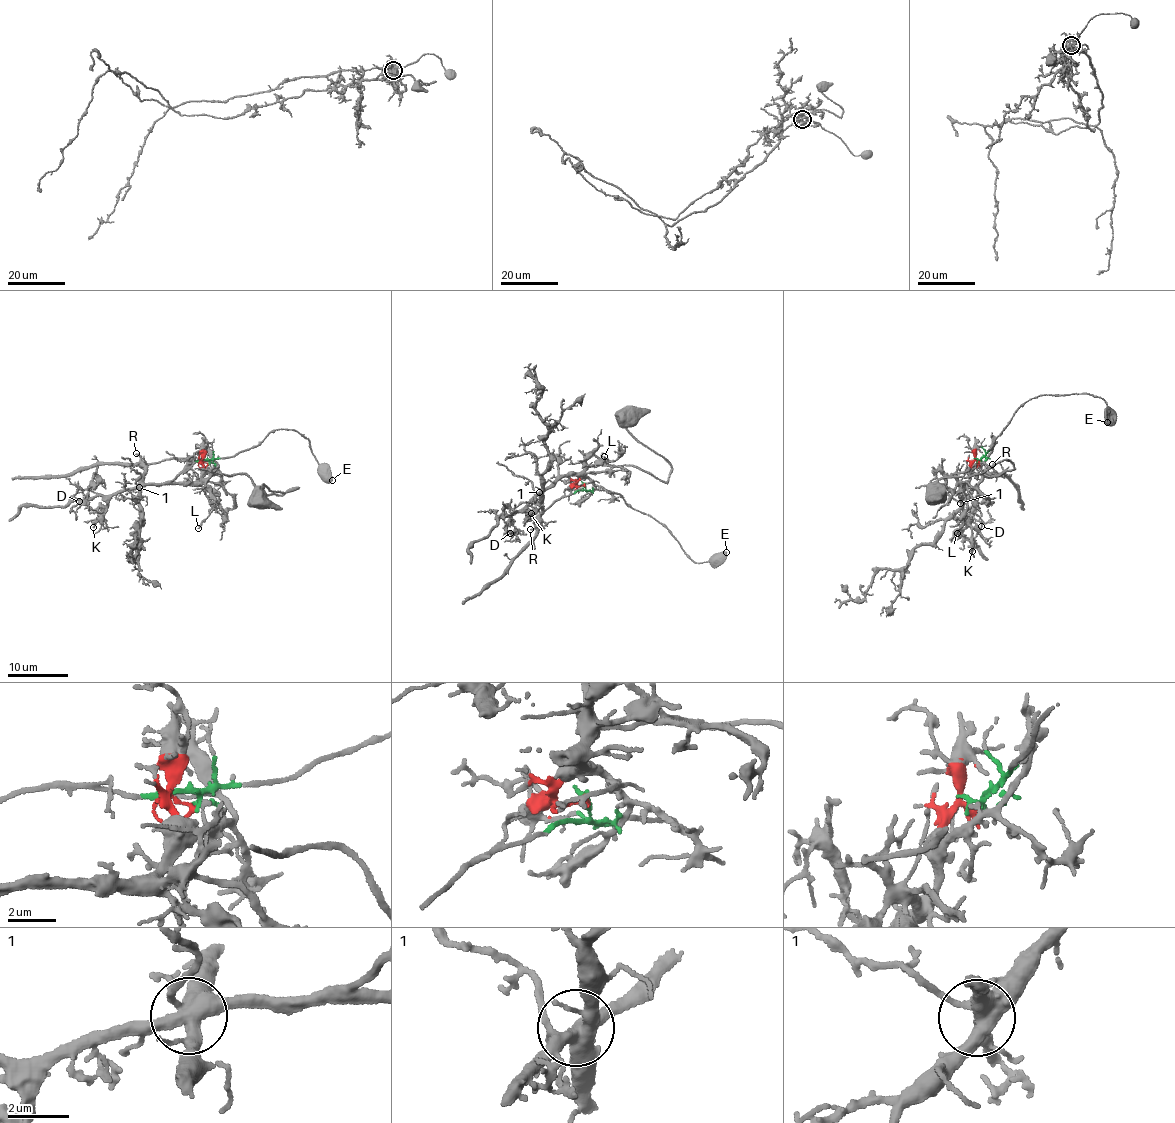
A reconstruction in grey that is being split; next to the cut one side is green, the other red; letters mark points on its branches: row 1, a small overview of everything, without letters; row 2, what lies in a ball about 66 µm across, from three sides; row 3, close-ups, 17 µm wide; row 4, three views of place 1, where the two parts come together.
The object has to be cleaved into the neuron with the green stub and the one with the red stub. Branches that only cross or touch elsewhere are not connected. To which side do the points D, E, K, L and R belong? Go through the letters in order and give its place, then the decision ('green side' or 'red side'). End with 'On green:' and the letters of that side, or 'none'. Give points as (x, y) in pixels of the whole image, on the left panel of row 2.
D: place (79, 501); red side
E: place (332, 480); green side
K: place (93, 527); red side
L: place (198, 528); red side
R: place (136, 453); green side
On green: E, R

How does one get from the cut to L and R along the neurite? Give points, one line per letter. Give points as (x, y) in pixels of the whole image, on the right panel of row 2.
L: (979, 460), (972, 461), (970, 479), (962, 485), (965, 517), (957, 533)
R: (979, 460), (982, 457), (978, 464), (983, 473), (992, 464)

